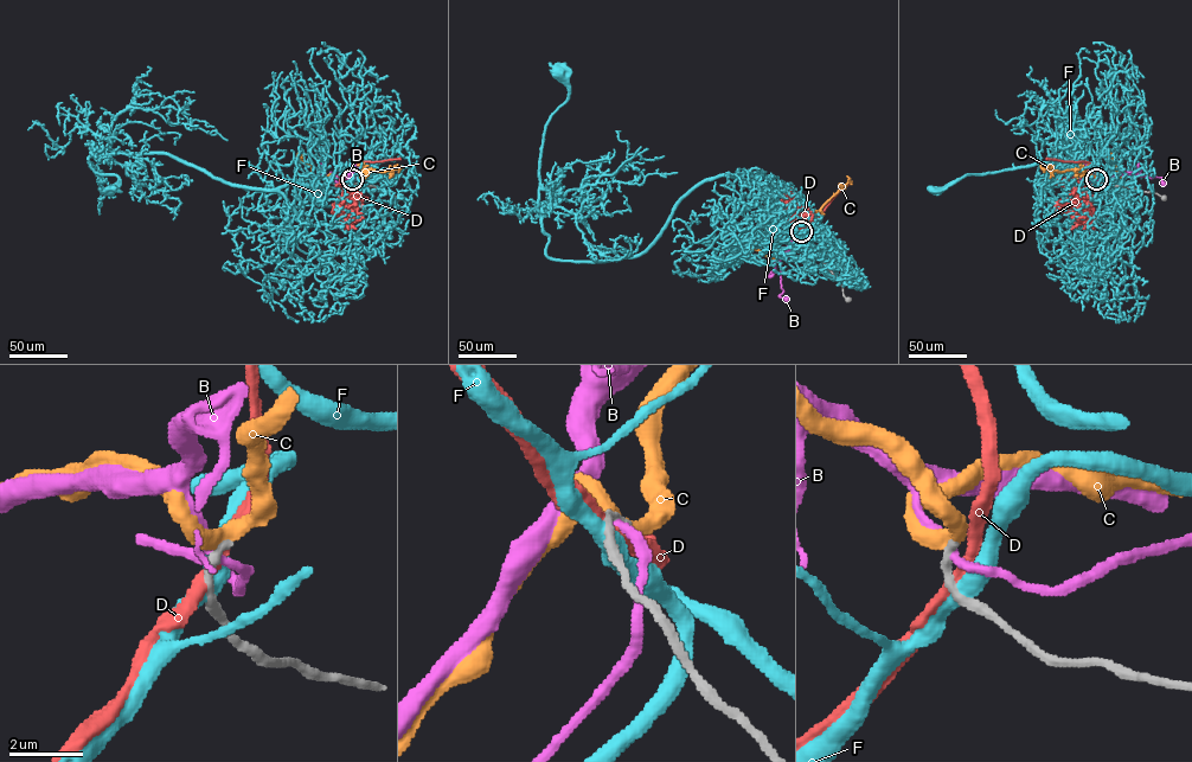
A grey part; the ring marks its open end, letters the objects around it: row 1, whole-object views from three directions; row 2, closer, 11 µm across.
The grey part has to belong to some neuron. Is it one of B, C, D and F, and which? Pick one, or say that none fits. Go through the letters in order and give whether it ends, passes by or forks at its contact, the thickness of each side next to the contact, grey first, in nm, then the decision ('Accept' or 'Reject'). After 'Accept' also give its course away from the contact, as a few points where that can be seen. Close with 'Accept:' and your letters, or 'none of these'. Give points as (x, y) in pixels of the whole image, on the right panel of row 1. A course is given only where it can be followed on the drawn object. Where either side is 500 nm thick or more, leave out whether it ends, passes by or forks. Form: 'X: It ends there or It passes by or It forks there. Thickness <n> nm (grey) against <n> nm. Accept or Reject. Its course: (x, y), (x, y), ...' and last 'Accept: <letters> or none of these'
B: It passes by. Thickness 300 nm (grey) against 240 nm. Reject
C: It passes by. Thickness 280 nm (grey) against 400 nm. Accept. Its course: (1096, 179), (1115, 174), (1122, 177), (1106, 158)
D: It passes by. Thickness 340 nm (grey) against 320 nm. Reject
F: It passes by. Thickness 240 nm (grey) against 440 nm. Reject
Accept: C

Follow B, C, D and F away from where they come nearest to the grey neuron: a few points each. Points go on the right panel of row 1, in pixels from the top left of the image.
B: (1096, 179), (1132, 172), (1136, 177), (1161, 177), (1162, 184)
C: (1096, 179), (1115, 174), (1122, 177), (1106, 158)
D: (1096, 180), (1083, 194), (1085, 204), (1093, 206), (1096, 223), (1093, 226), (1088, 223), (1083, 229)
F: (1096, 180), (1084, 191), (1044, 184), (1040, 190), (1098, 175), (1121, 161), (1123, 151), (967, 174), (936, 190)

